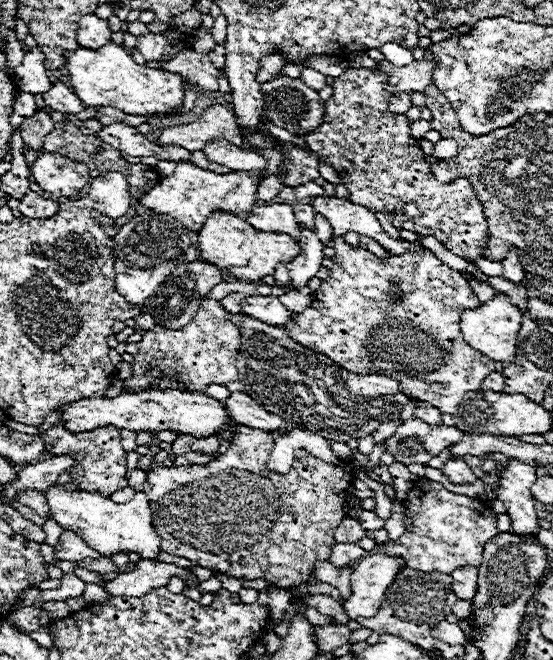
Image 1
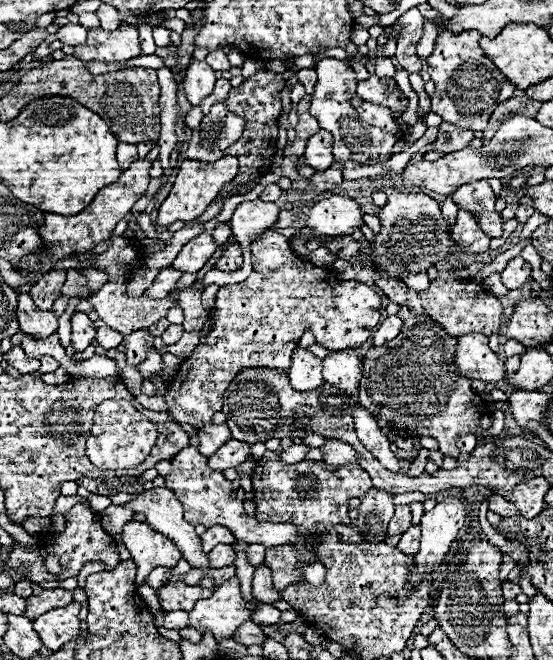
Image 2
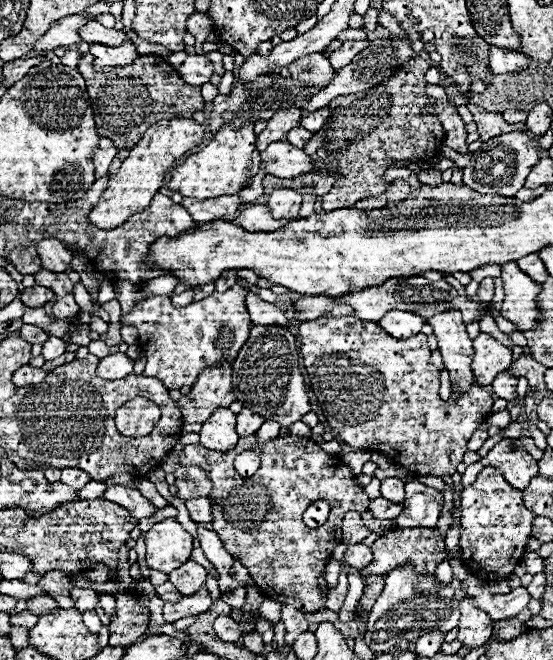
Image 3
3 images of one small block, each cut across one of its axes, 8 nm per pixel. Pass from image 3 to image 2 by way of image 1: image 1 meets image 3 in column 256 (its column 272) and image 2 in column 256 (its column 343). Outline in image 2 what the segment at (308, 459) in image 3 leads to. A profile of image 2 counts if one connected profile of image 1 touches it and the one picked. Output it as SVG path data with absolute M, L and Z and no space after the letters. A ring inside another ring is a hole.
M266 450L264 456L256 462L252 474L252 494L256 504L256 520L258 522L282 522L298 526L300 534L328 534L338 524L350 524L348 502L350 498L362 498L372 488L372 480L368 472L360 466L330 466L322 460L302 460L296 464L286 464L280 460L280 452Z

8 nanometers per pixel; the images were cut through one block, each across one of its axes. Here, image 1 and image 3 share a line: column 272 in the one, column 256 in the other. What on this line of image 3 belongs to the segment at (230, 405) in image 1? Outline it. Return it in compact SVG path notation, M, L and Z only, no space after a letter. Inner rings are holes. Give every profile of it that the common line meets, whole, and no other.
M242 408L242 412L238 414L238 422L236 422L236 432L240 438L246 438L250 434L256 434L256 430L262 426L264 418L260 418L258 414L254 414L248 408Z

